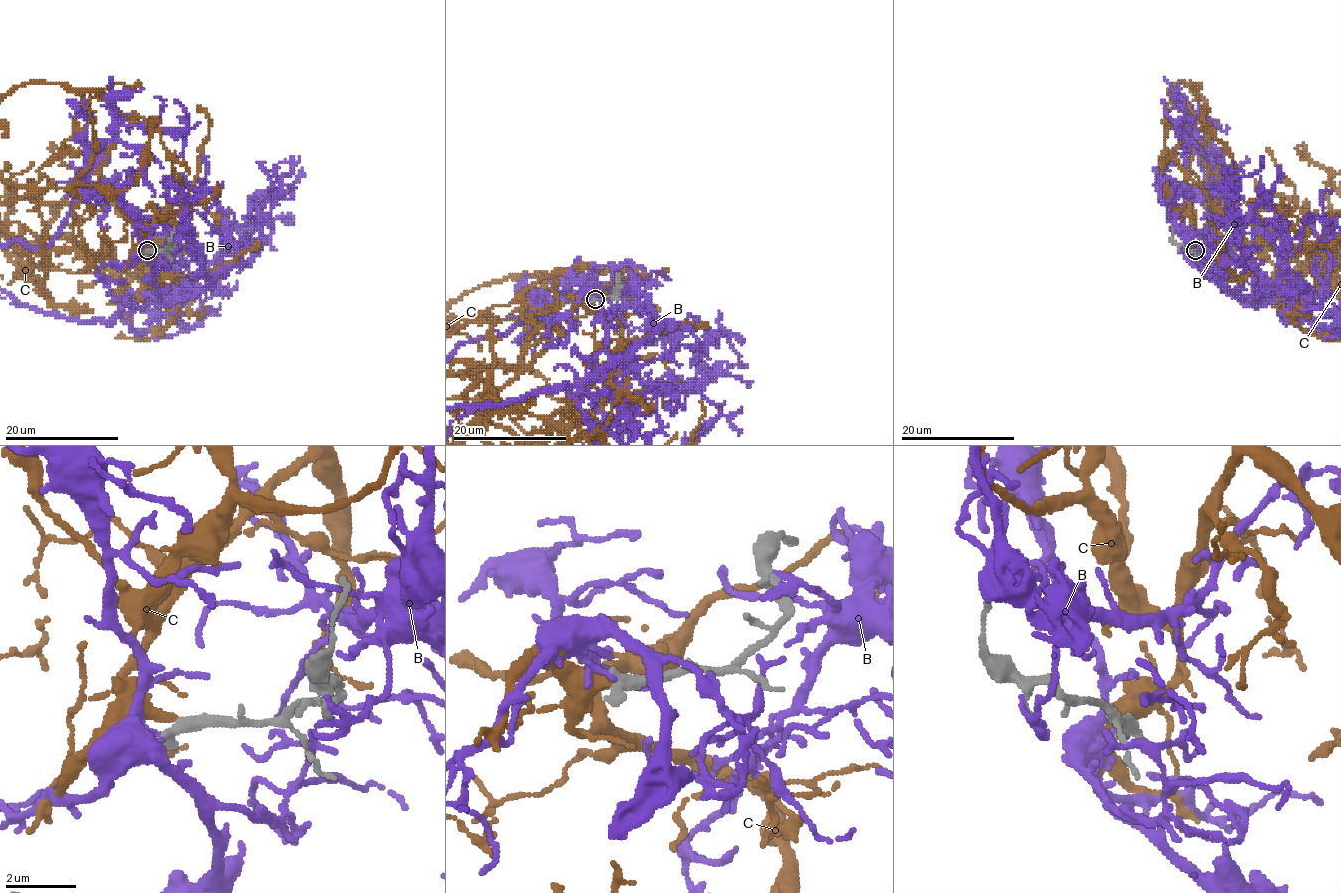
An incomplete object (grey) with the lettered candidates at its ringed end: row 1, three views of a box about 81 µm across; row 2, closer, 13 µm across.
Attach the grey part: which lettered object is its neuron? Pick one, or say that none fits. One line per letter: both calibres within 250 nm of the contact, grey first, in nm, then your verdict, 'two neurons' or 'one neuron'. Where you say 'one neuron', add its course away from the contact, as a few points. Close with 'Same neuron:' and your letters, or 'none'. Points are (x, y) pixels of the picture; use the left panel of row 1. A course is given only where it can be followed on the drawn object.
B: 440 nm thick on the grey side, 200 nm on the other; two neurons
C: 460 nm thick on the grey side, 320 nm on the other; one neuron
Same neuron: C

